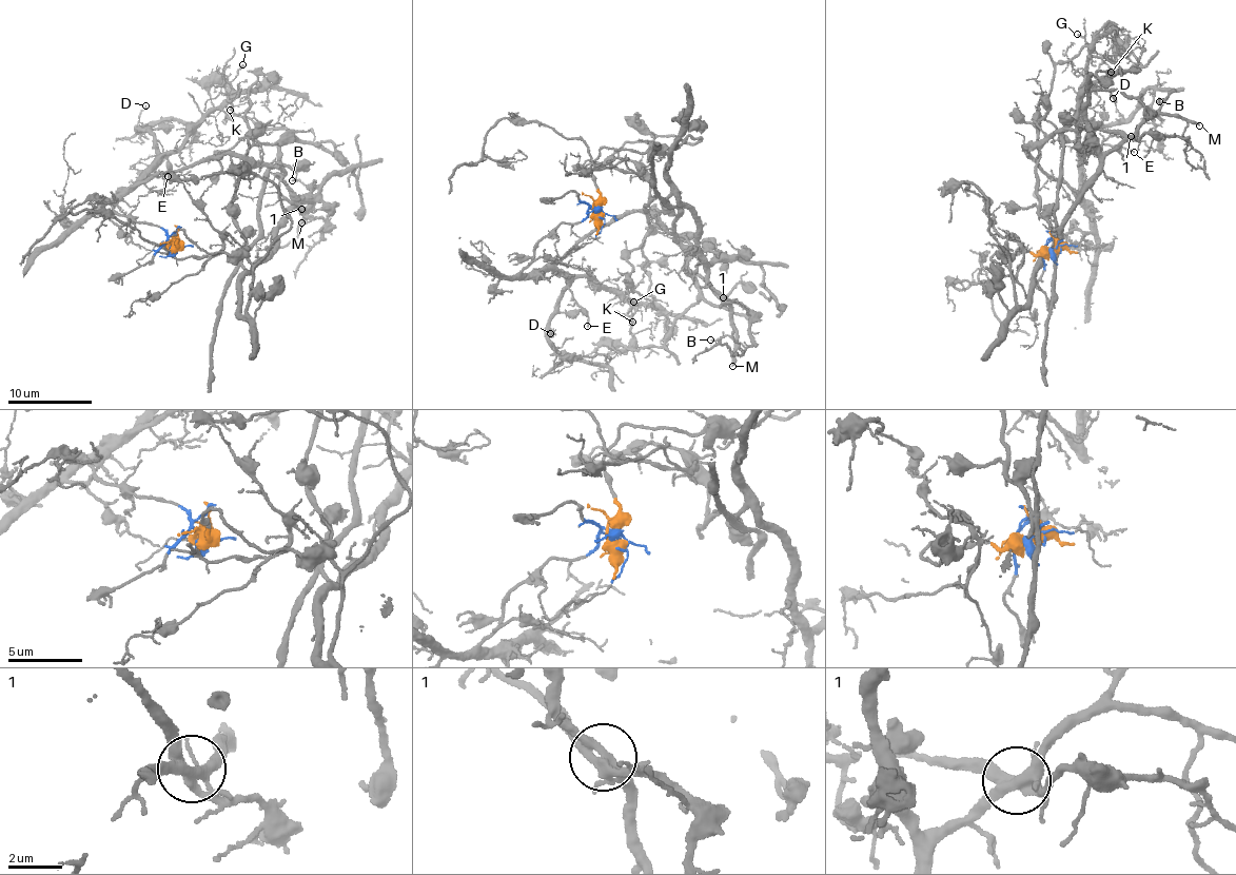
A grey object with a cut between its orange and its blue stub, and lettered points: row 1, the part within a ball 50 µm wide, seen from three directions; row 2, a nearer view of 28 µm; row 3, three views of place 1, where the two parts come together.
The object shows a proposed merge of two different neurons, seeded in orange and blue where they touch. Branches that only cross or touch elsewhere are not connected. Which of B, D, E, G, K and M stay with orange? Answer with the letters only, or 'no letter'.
B, M

